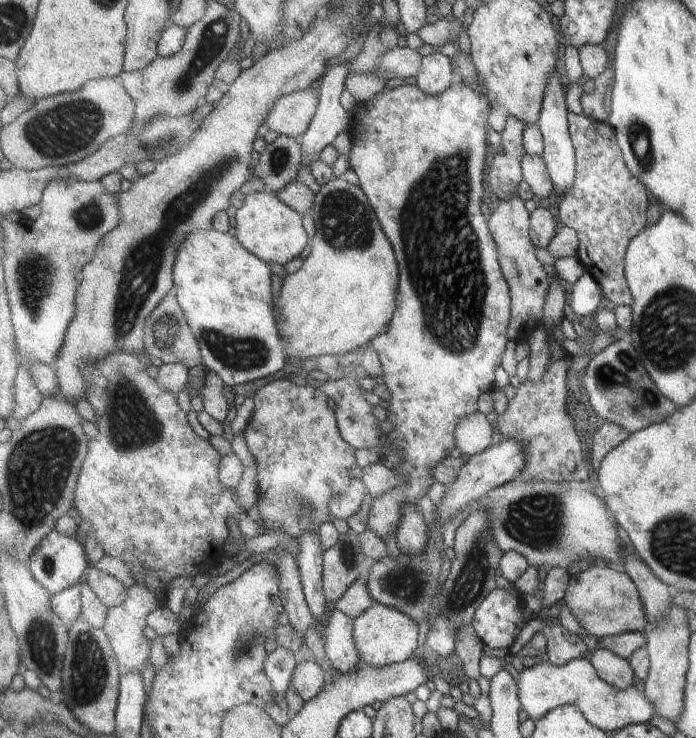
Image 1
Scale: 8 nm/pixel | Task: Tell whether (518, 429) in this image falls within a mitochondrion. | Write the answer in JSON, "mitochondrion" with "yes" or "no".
{"mitochondrion":"no"}

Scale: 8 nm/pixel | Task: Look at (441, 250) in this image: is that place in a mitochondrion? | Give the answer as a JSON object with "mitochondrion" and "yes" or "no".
{"mitochondrion":"yes"}

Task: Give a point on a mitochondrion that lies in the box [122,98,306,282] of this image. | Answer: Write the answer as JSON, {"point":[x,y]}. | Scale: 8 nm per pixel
{"point":[159,144]}

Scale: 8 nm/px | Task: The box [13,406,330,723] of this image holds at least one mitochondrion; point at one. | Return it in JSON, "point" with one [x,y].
{"point":[87,675]}

